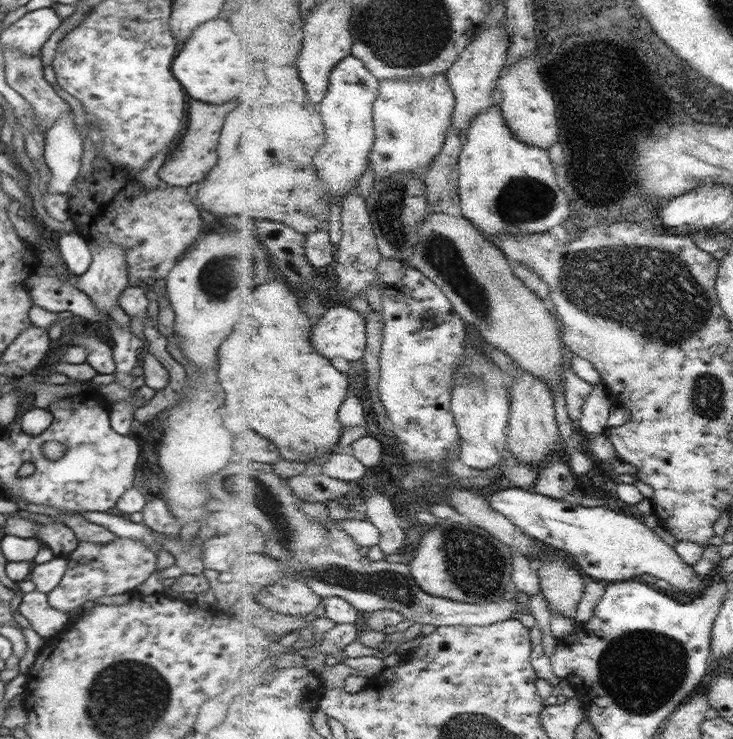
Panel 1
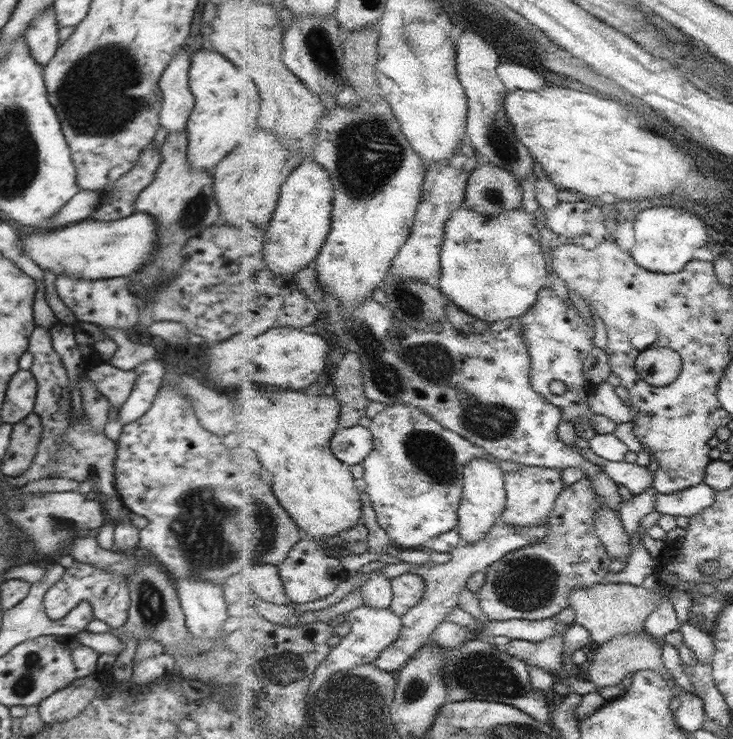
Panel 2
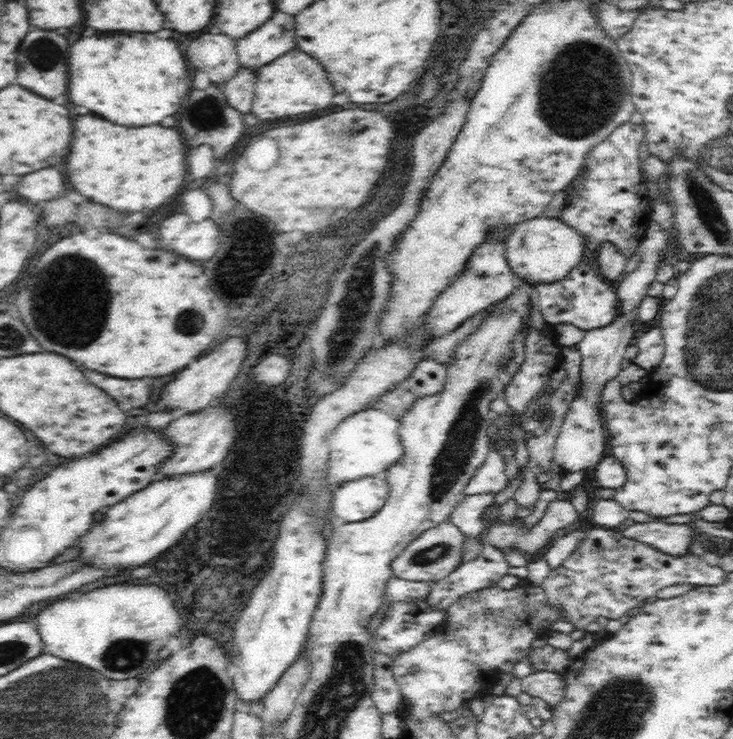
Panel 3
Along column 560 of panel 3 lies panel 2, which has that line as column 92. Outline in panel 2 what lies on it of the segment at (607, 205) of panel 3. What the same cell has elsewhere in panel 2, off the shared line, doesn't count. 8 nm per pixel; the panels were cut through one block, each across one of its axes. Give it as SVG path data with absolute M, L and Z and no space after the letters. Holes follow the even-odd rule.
M154 144L141 150L134 167L120 180L107 184L101 191L102 202L88 219L104 222L120 220L135 212L139 194L152 182L160 165L160 151Z

